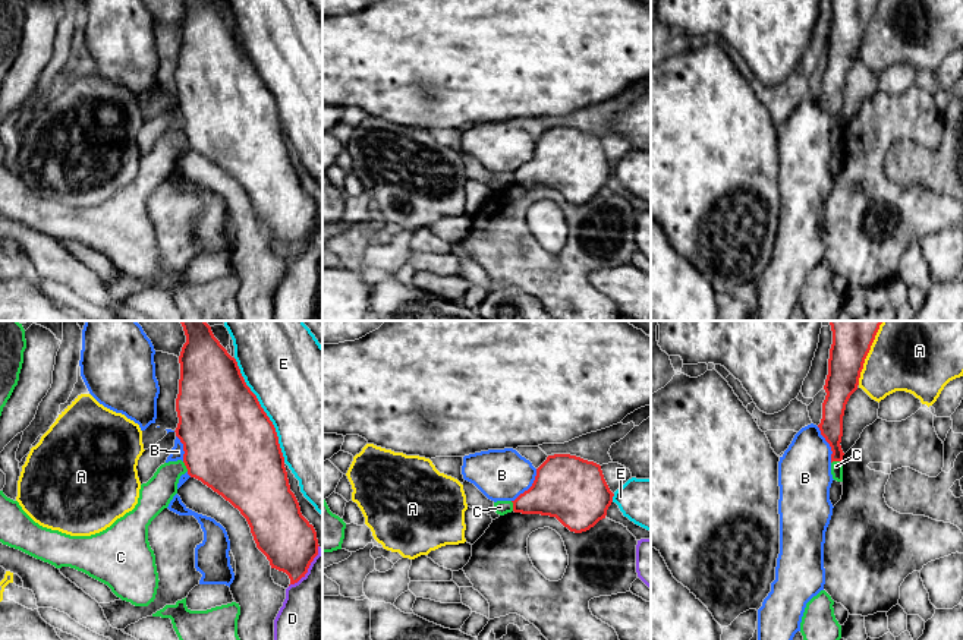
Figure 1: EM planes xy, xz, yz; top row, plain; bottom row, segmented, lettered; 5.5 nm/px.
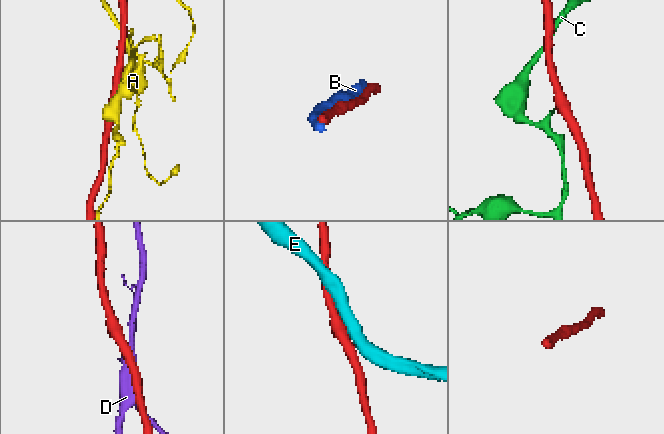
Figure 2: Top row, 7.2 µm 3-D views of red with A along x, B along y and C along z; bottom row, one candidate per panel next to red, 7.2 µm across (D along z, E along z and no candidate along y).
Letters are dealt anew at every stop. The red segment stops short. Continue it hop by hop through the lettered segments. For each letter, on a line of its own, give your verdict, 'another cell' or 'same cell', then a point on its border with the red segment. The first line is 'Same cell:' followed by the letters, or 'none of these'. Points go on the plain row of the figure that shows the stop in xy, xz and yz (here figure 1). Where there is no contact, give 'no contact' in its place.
Same cell: B
A: another cell; meets red in yz at (866, 27)
B: same cell; meets red in xz at (531, 158)
C: another cell; meets red in xy at (185, 136)
D: another cell; meets red in xy at (308, 239)
E: another cell; meets red in xy at (270, 92)

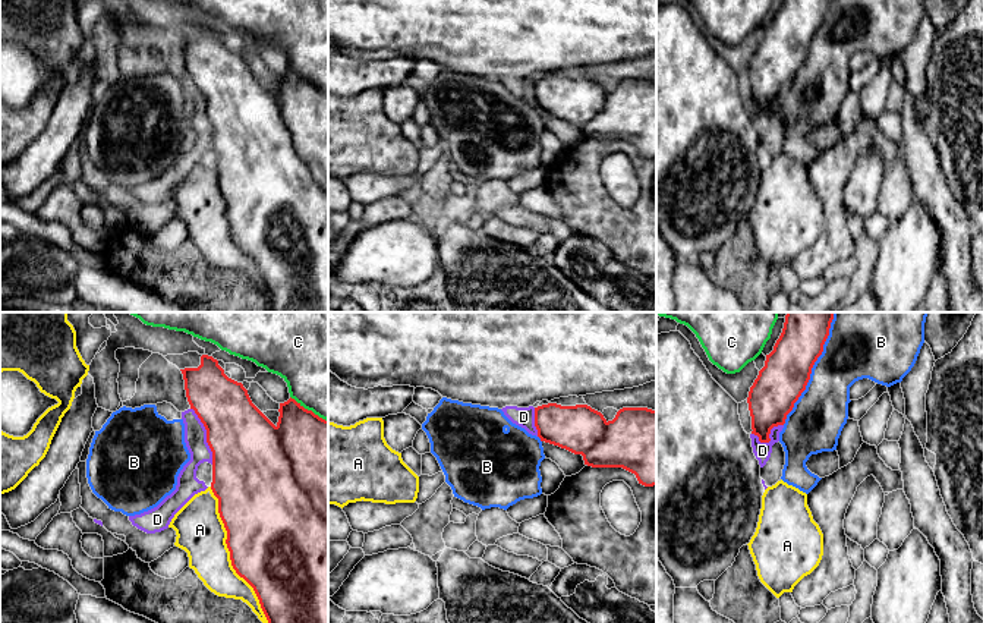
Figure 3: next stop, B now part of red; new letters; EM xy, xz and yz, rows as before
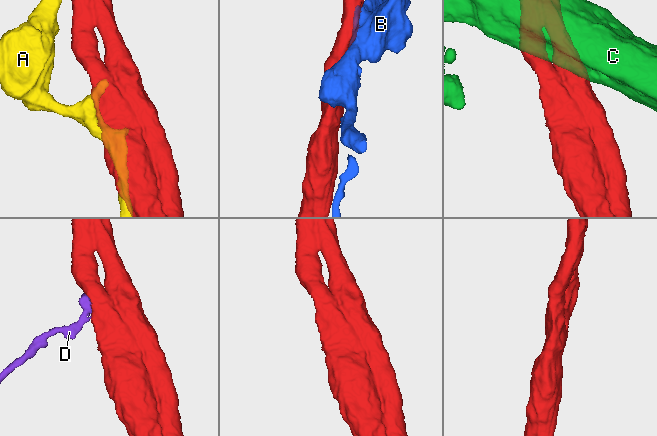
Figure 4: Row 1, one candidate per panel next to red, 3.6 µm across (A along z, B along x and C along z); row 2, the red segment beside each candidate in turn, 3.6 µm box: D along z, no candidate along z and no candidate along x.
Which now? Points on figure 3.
Same cell: none of these
A: another cell; meets red in xy at (230, 230)
B: another cell; meets red in yz at (809, 49)
C: another cell; meets red in xy at (309, 82)
D: another cell; meets red in xy at (207, 107)

